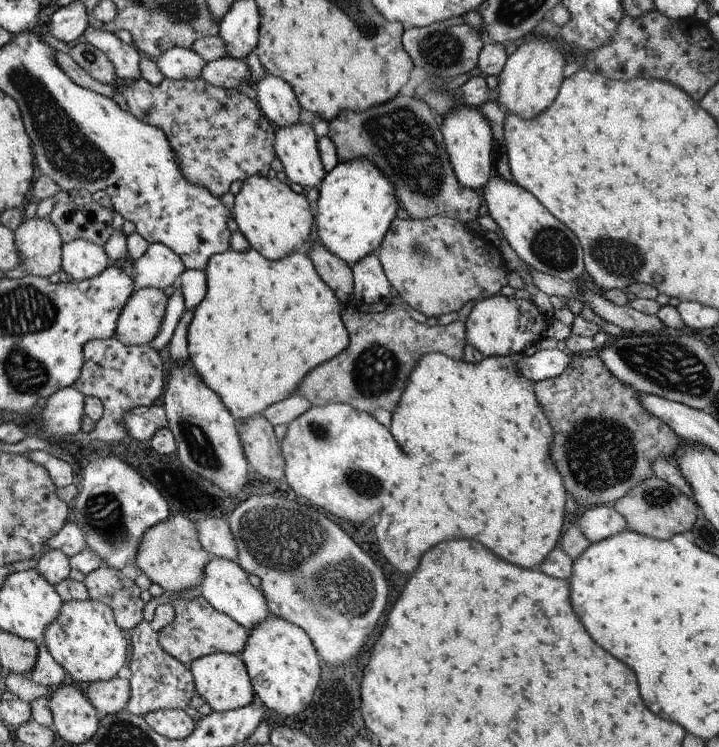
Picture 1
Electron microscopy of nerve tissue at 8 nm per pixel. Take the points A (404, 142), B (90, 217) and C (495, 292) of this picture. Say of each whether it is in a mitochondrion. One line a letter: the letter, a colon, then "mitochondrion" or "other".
A: mitochondrion
B: other
C: other

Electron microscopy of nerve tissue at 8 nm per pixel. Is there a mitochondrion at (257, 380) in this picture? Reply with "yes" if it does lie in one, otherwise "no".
no

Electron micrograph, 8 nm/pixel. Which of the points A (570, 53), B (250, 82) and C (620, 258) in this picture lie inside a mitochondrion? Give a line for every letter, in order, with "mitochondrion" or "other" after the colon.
A: other
B: other
C: mitochondrion

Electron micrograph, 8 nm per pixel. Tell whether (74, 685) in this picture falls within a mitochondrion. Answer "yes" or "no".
no

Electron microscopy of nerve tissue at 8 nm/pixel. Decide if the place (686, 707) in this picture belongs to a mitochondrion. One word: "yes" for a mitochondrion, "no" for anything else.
no

